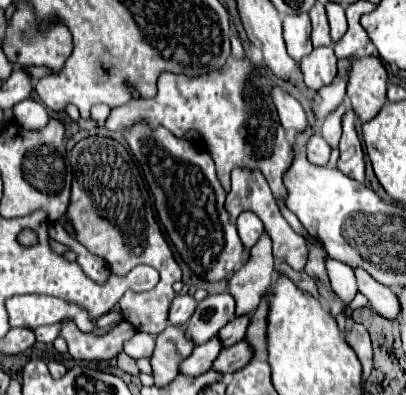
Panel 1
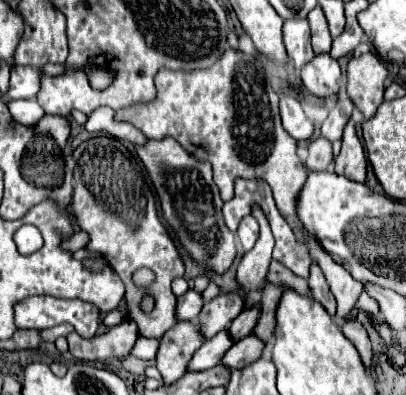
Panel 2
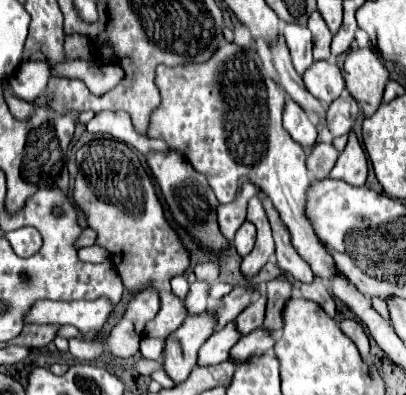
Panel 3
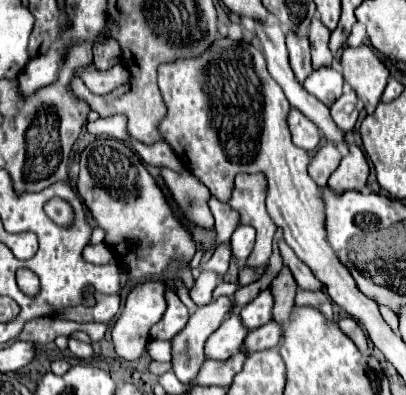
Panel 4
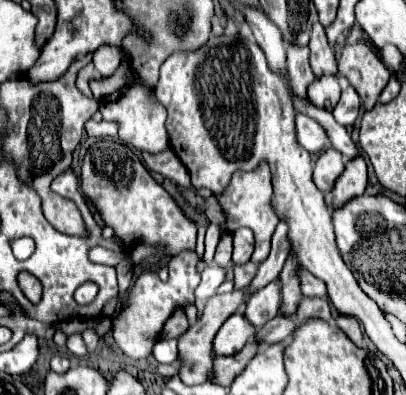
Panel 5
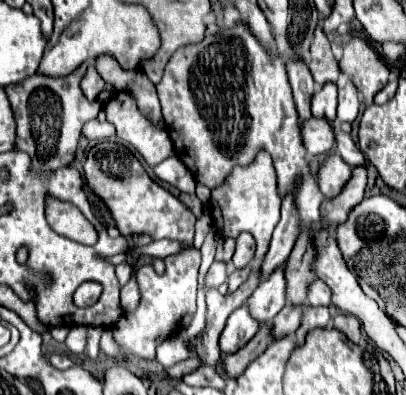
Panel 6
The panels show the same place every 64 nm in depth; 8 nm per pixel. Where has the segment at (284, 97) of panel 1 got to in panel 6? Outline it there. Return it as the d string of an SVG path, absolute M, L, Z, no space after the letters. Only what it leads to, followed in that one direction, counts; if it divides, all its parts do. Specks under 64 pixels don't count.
M310 118L302 126L302 142L306 146L306 152L310 156L332 152L336 146L336 136L332 132L332 126L326 120Z

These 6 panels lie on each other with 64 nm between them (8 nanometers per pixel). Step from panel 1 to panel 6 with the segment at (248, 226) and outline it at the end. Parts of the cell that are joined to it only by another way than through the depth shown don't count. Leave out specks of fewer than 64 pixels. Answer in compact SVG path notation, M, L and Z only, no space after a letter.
M244 232L236 238L236 252L234 252L234 258L232 258L232 264L236 270L248 266L254 258L254 252L256 252L256 244L254 244L254 238Z

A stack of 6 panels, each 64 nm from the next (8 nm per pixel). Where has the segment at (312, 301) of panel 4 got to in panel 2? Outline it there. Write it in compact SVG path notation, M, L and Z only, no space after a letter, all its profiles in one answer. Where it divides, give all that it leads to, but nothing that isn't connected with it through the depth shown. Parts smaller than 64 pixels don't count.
M314 262L310 268L310 278L308 278L308 288L310 288L310 296L314 300L318 300L330 314L336 314L336 300L328 288L328 282L320 270L320 266Z

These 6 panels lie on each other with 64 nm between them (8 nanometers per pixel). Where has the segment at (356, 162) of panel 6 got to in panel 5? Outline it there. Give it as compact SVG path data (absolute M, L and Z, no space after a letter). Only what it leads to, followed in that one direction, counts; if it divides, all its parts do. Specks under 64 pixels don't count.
M292 96L292 98L294 98L294 108L296 108L298 112L312 116L314 120L318 120L318 122L326 128L332 146L334 146L346 160L352 160L352 156L360 156L360 150L358 150L356 144L352 142L352 138L350 138L350 134L346 132L346 128L340 126L330 112L312 106L308 100L300 100L300 98L296 98L296 96Z

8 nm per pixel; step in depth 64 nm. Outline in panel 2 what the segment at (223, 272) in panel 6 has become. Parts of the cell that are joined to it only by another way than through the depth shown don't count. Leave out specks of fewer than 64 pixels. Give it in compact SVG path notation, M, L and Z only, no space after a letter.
M190 288L184 296L178 298L176 316L178 316L178 320L196 320L202 306L204 306L202 292L196 292L194 288Z

